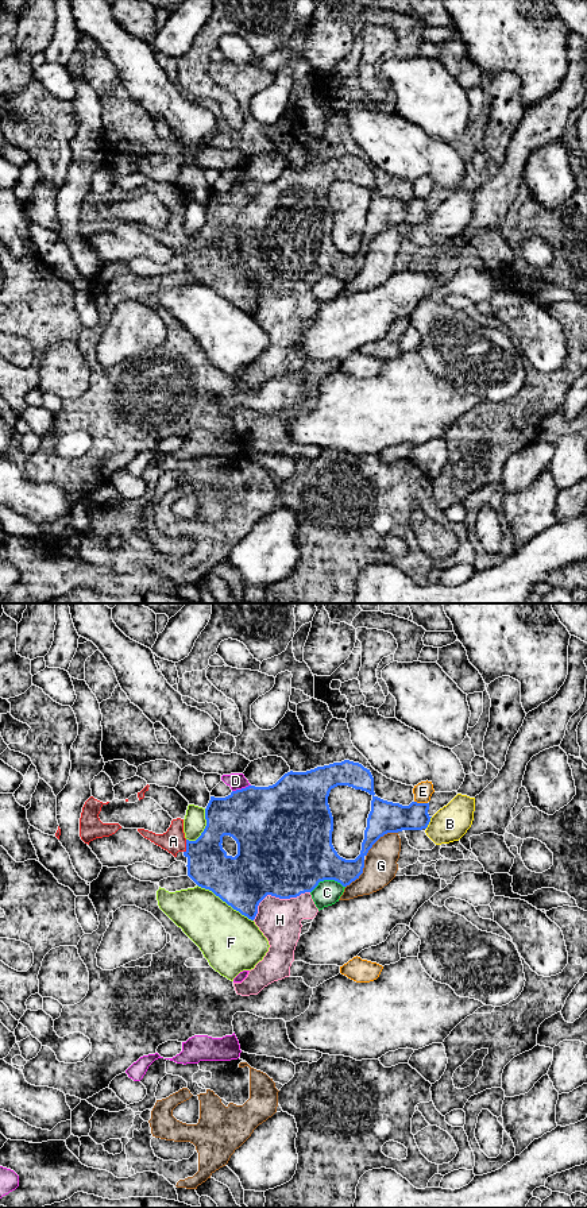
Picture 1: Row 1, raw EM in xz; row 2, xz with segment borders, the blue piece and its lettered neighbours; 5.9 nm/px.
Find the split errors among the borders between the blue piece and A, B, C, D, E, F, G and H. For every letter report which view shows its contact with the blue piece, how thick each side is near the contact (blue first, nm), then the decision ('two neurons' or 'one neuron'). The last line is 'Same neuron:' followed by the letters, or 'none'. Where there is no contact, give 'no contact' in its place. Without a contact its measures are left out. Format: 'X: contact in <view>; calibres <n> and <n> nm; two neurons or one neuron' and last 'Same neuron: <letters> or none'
A: contact in xz; calibres 260 and 140 nm; one neuron
B: contact in xz; calibres 190 and 220 nm; two neurons
C: contact in xz; calibres 460 and 150 nm; two neurons
D: contact in xz; calibres 440 and 100 nm; two neurons
E: contact in xz; calibres 190 and 110 nm; two neurons
F: contact in xz; calibres 320 and 360 nm; two neurons
G: contact in xz; calibres 190 and 190 nm; two neurons
H: contact in xz; calibres 500 and 260 nm; two neurons
Same neuron: A

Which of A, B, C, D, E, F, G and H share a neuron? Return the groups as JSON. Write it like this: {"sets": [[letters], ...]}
{"sets": [["A"], ["B"], ["C"], ["D"], ["E"], ["F"], ["G"], ["H"]]}

